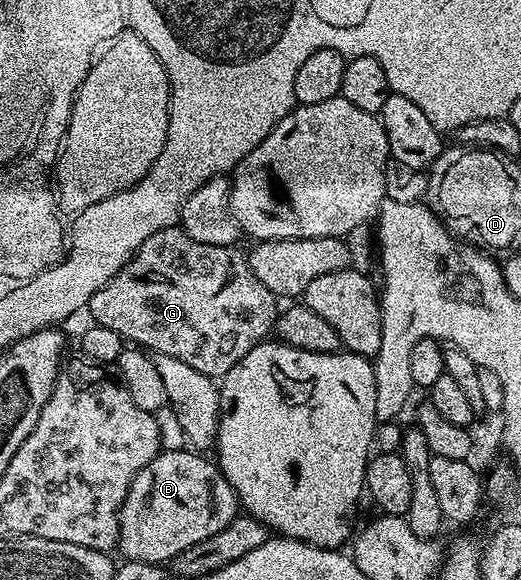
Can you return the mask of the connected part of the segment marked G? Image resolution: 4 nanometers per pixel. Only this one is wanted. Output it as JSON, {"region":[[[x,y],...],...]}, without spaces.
{"region":[[[178,225],[153,232],[153,236],[149,236],[149,240],[145,240],[145,244],[141,244],[139,251],[119,269],[117,276],[109,279],[91,297],[89,303],[89,311],[91,310],[90,321],[117,332],[120,338],[124,340],[132,338],[135,341],[132,343],[135,343],[138,347],[146,348],[155,354],[176,357],[177,360],[181,360],[184,364],[189,364],[190,367],[197,369],[198,372],[207,374],[208,377],[214,380],[222,379],[223,375],[229,372],[229,368],[233,364],[240,362],[258,342],[264,341],[274,331],[275,319],[277,317],[277,309],[275,310],[275,302],[277,303],[276,294],[269,292],[269,288],[265,288],[265,284],[261,284],[261,280],[257,280],[257,276],[253,276],[246,257],[242,253],[239,255],[237,251],[238,249],[235,246],[197,244],[197,240],[190,238]]]}

